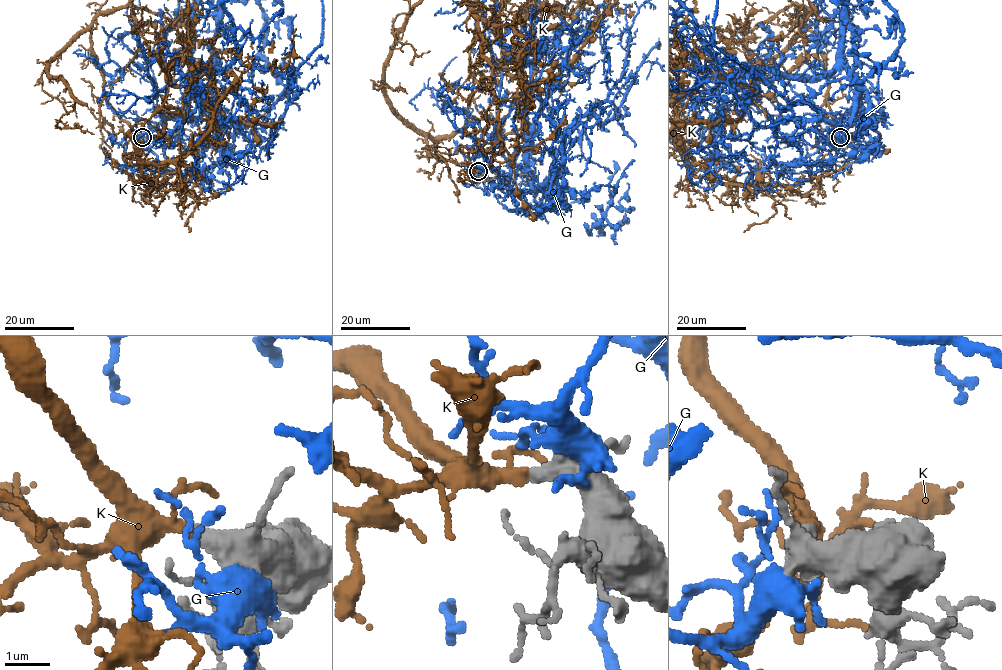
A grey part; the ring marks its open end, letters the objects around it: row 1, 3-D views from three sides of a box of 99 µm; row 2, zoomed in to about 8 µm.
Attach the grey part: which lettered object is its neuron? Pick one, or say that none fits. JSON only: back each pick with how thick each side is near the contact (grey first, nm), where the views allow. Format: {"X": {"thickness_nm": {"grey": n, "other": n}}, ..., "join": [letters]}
{"K": {"thickness_nm": {"grey": 440, "other": 220}}, "join": ["K"]}

